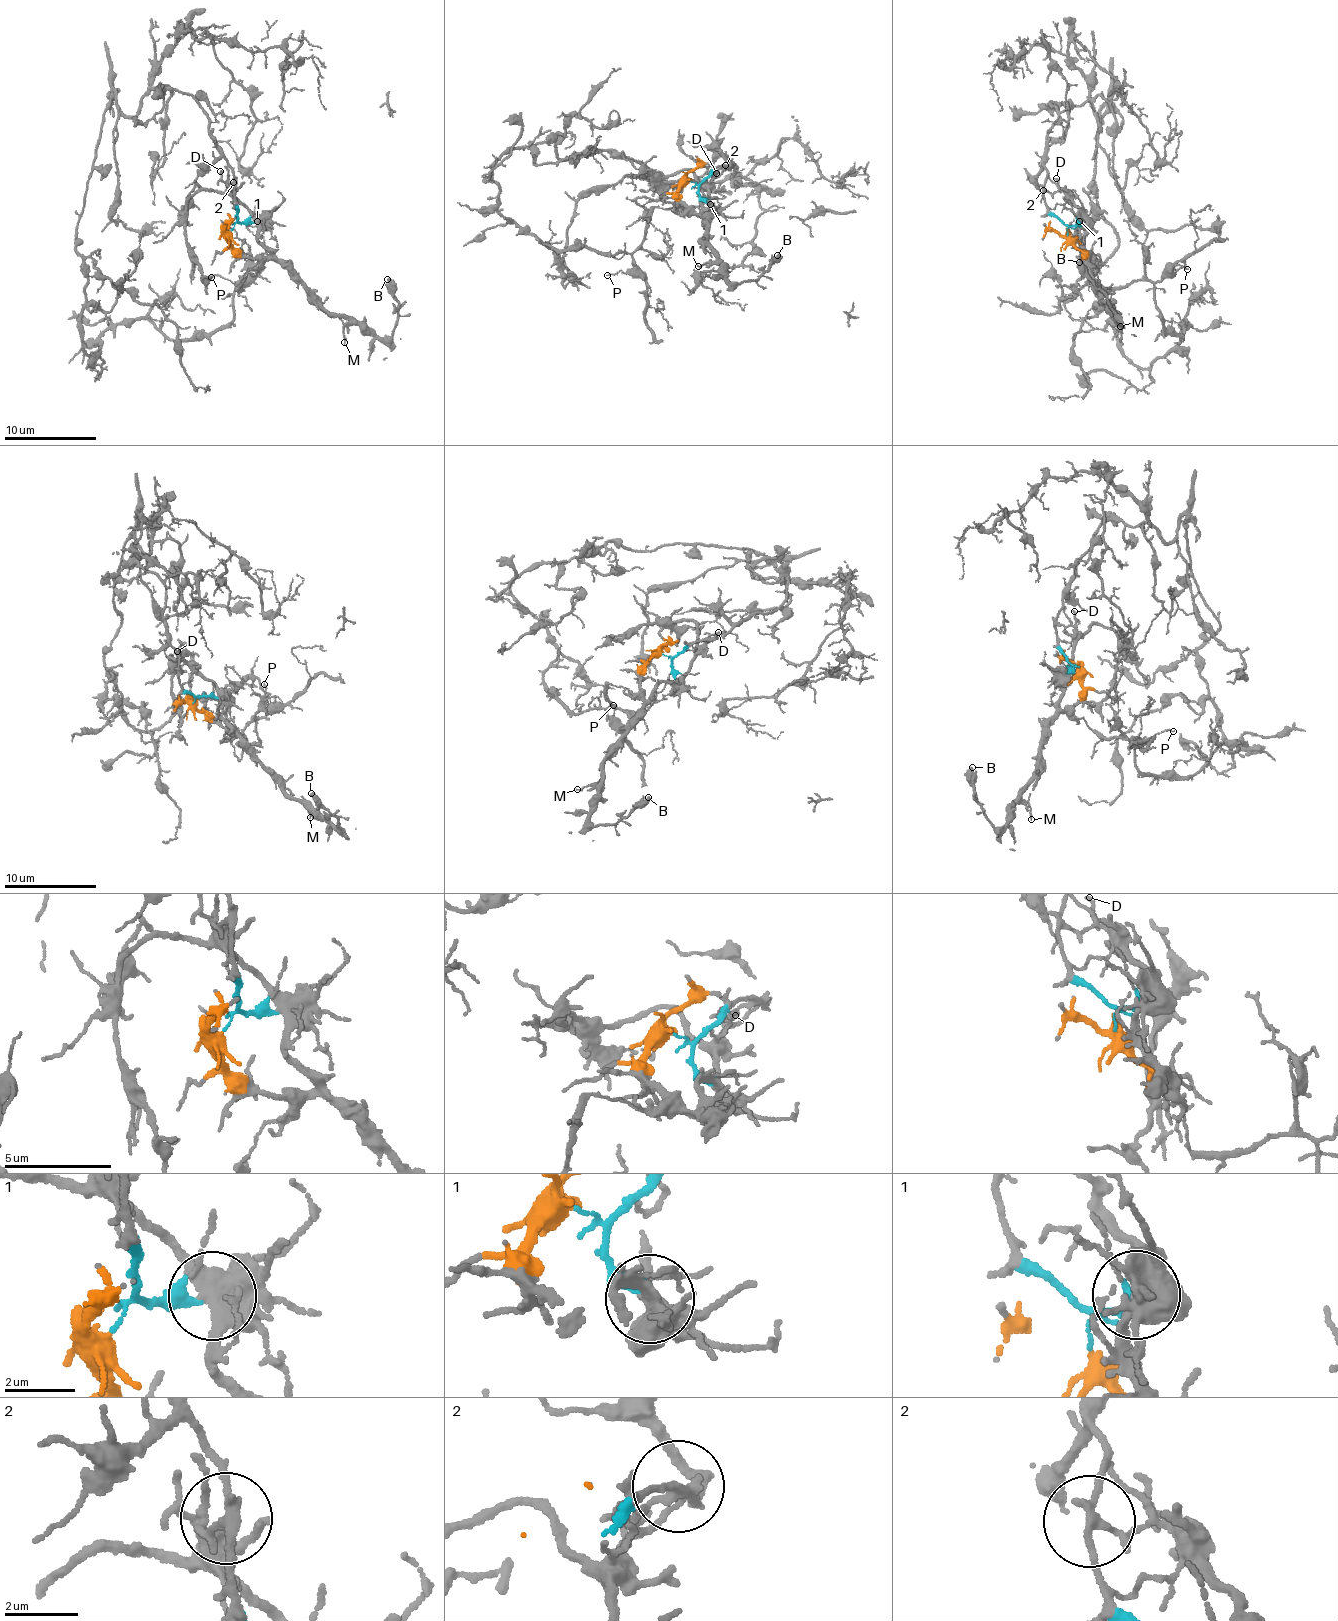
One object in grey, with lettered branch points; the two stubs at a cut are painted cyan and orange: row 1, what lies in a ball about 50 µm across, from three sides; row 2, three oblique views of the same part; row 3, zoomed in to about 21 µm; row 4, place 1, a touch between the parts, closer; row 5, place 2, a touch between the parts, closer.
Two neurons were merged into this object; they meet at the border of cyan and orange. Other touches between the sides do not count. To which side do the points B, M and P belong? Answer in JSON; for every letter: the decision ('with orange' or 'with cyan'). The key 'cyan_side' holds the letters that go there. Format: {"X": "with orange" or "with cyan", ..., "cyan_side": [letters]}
{"B": "with orange", "M": "with orange", "P": "with cyan", "cyan_side": ["P"]}

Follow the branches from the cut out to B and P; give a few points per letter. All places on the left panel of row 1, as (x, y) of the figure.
B: (229, 231), (231, 243), (248, 256), (272, 259), (335, 316), (352, 316), (384, 338), (399, 303), (387, 278)
P: (231, 231), (199, 101), (110, 102), (77, 224), (84, 350), (145, 319), (212, 335), (241, 289), (210, 276)

